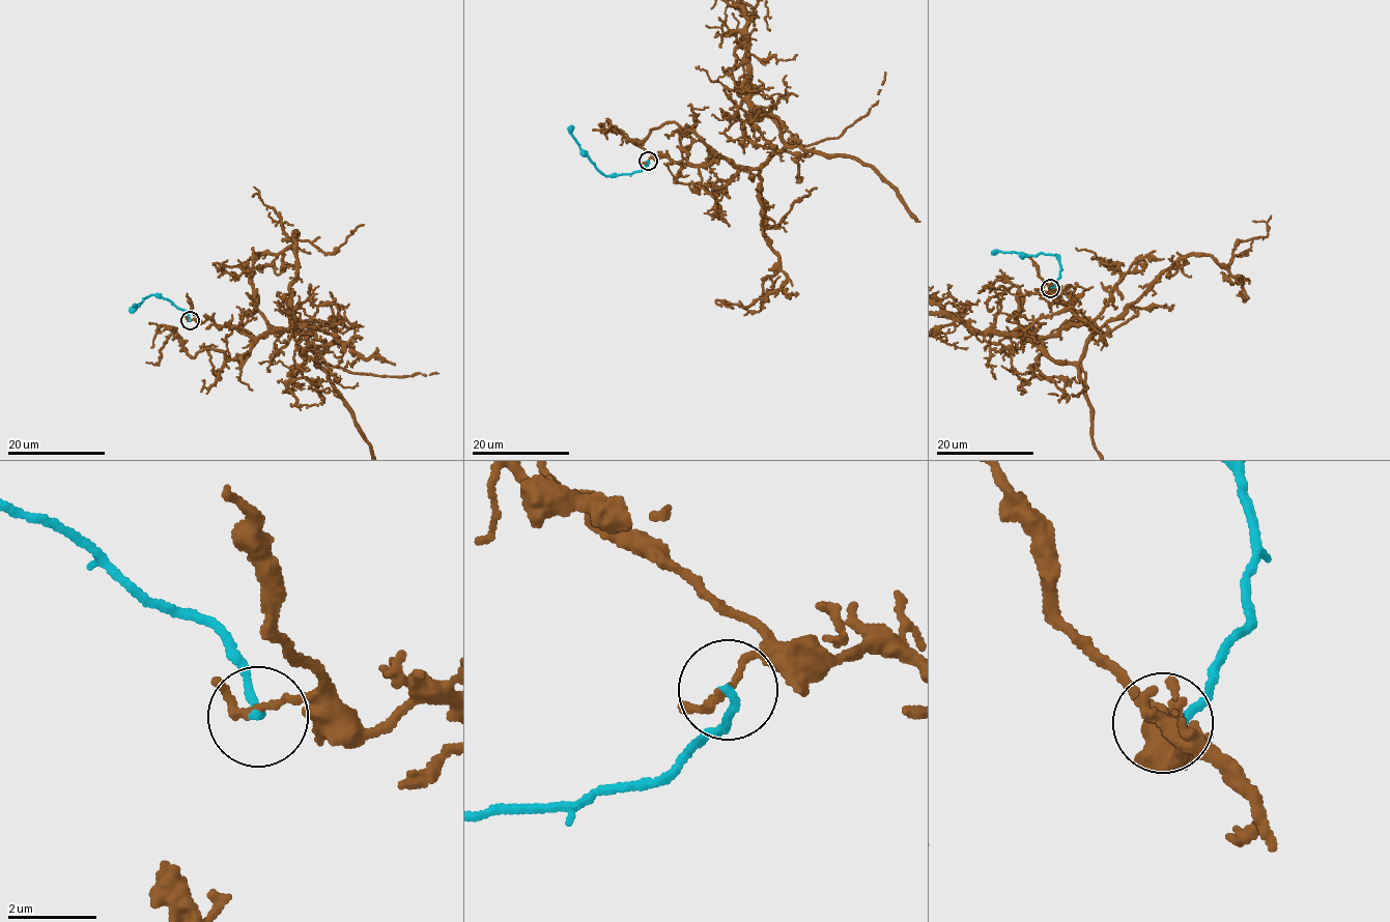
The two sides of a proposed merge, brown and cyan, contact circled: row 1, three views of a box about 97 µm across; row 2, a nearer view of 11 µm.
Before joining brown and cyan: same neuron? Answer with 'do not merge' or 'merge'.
do not merge

